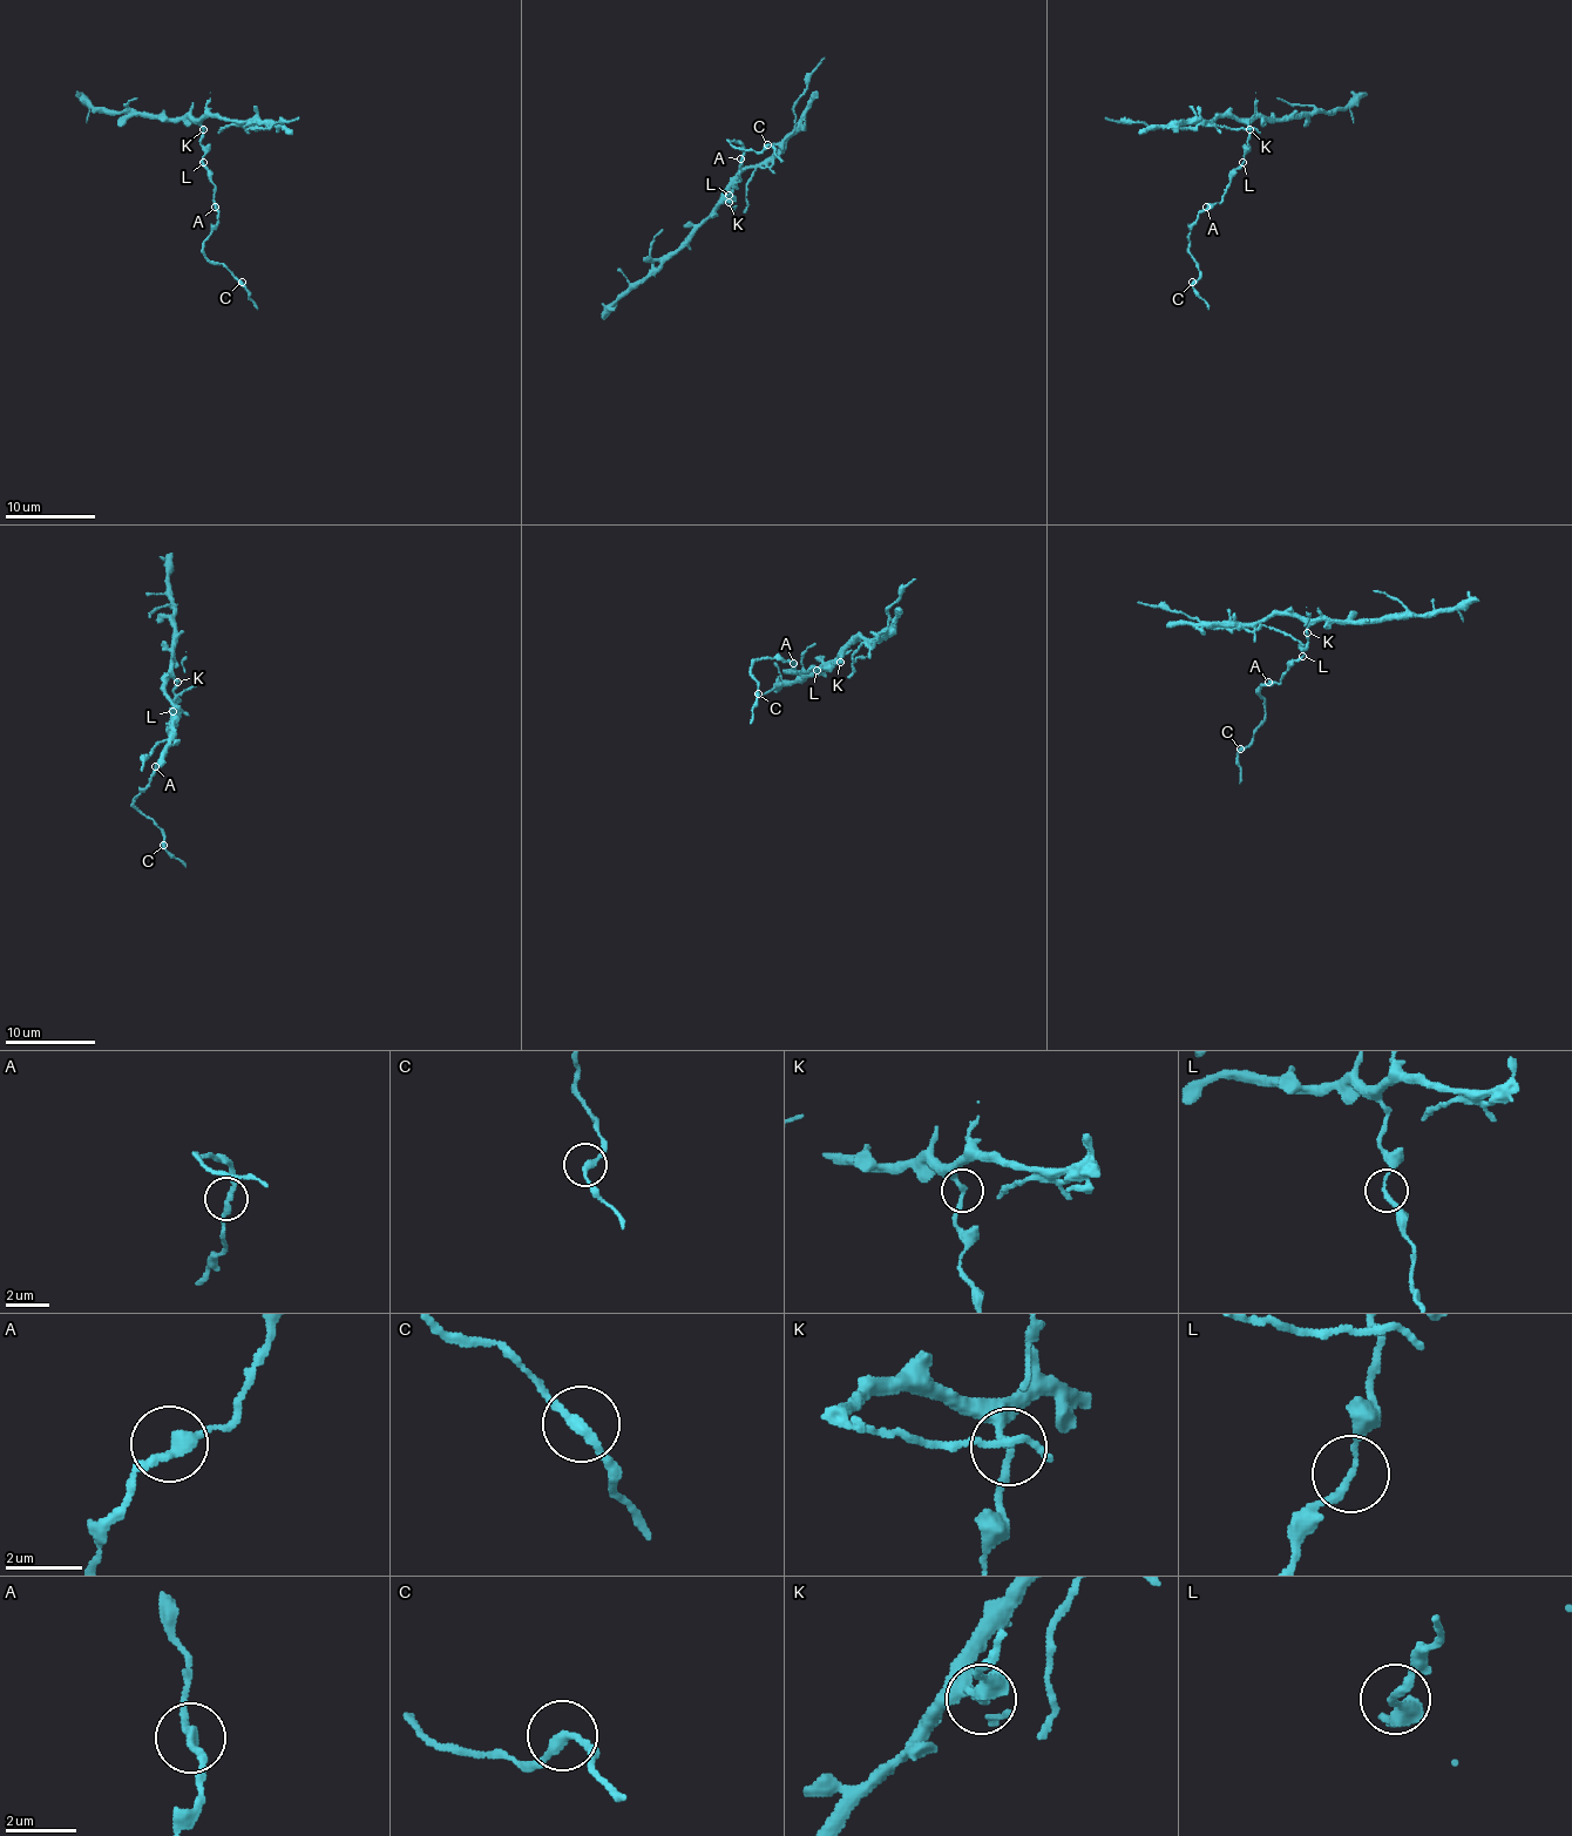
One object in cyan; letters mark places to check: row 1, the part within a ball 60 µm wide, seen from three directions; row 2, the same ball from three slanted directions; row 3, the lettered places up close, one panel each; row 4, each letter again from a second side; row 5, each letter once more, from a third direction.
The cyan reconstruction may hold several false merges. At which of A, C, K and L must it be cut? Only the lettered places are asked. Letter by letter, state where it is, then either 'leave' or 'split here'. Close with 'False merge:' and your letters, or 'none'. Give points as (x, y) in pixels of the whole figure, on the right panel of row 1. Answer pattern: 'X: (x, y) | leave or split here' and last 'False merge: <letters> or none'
A: (1206, 207) | leave
C: (1192, 282) | leave
K: (1249, 129) | split here
L: (1242, 162) | leave
False merge: K

